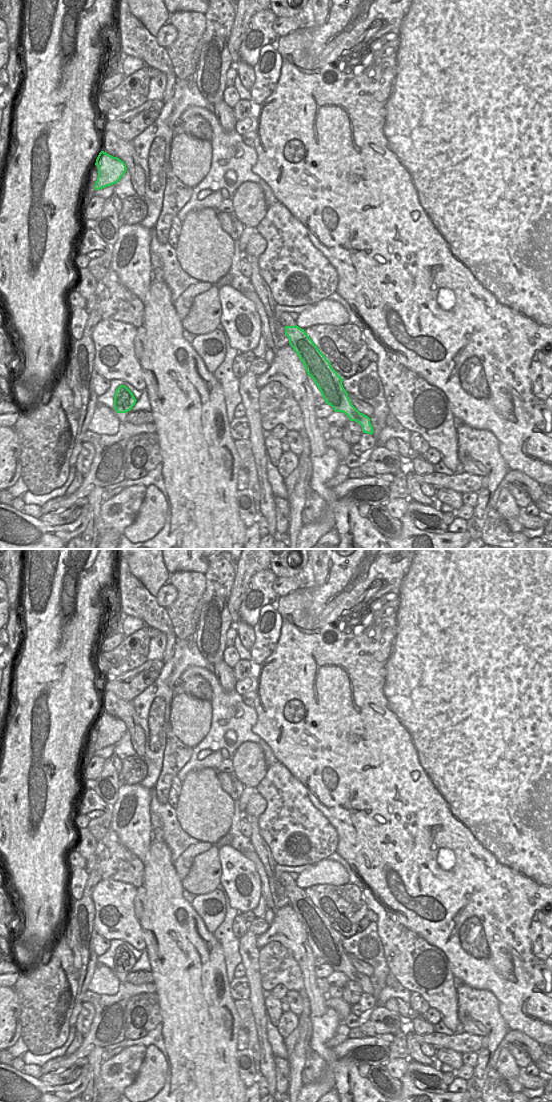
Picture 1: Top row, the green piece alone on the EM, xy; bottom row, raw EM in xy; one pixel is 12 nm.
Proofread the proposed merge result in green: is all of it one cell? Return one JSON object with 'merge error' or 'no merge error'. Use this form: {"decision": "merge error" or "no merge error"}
{"decision": "merge error"}

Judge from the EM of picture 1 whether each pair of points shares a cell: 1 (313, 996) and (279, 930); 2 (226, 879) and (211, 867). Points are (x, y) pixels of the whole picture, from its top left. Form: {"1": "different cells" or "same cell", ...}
{"1": "same cell", "2": "different cells"}

